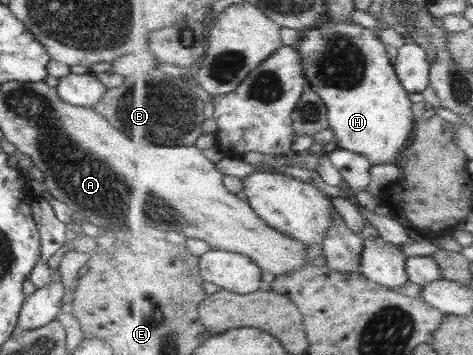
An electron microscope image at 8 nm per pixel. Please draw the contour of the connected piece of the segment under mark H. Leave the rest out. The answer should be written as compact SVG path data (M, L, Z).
M327 18L319 26L300 32L296 47L303 58L303 72L308 85L316 90L328 106L329 128L334 131L337 147L364 155L372 165L396 164L403 151L410 149L416 139L416 119L412 101L404 89L395 65L388 57L384 43L376 31L352 22L335 22Z

